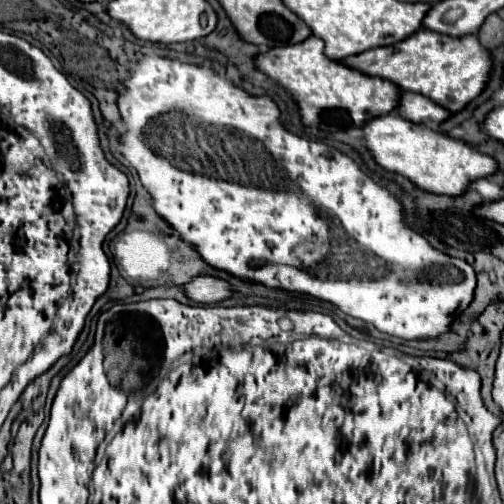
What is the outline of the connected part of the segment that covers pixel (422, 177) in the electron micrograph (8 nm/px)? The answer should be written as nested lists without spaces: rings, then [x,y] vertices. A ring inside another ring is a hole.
[[[396,113],[374,117],[366,125],[362,125],[362,133],[366,149],[382,169],[406,177],[418,189],[428,193],[462,195],[470,181],[492,175],[496,171],[496,161],[492,157],[470,149],[464,141],[414,125],[398,117]]]

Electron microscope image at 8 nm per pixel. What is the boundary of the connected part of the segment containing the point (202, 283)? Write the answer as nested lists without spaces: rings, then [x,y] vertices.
[[[196,277],[184,285],[190,299],[198,303],[218,303],[234,295],[234,289],[228,281],[220,277]]]

